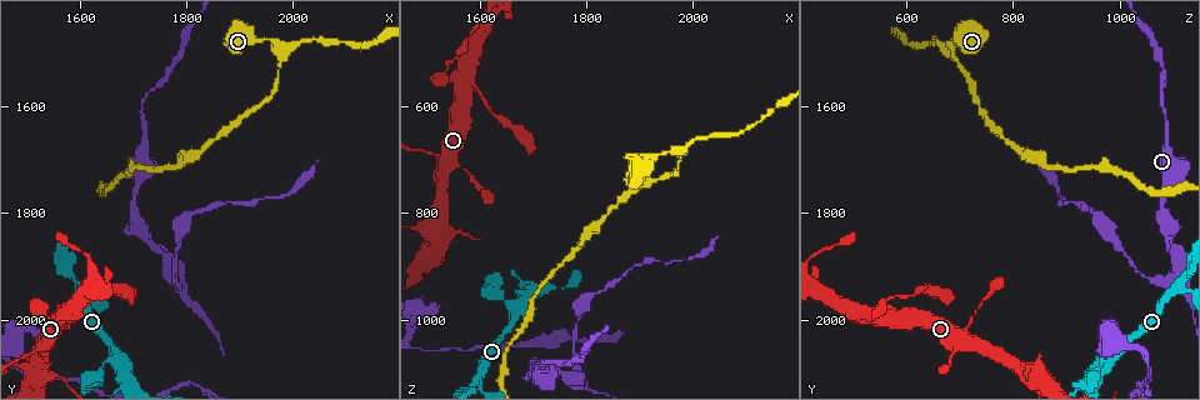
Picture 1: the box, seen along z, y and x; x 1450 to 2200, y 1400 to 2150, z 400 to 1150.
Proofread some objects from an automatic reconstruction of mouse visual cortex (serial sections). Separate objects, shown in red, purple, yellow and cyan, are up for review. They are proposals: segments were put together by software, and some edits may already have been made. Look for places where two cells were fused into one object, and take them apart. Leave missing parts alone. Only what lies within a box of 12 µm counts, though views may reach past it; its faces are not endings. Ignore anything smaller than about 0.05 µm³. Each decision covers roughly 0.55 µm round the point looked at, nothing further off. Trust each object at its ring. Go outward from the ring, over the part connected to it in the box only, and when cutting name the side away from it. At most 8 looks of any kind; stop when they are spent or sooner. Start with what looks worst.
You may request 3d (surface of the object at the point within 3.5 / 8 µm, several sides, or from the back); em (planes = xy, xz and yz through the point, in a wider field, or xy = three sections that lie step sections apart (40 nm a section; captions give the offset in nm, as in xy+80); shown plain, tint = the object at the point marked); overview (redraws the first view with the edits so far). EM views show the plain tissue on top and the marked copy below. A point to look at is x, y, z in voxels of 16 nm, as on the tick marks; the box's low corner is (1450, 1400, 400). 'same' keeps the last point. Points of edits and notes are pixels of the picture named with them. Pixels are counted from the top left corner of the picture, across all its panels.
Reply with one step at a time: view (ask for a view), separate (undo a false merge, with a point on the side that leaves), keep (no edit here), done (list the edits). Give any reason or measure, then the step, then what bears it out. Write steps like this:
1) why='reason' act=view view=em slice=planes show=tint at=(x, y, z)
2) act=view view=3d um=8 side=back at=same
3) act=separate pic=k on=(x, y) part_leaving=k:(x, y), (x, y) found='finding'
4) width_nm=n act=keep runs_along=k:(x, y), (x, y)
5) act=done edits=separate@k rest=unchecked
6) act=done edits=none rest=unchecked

why='abrupt turn' act=view view=3d um=3.5 at=(1975, 1485, 690)

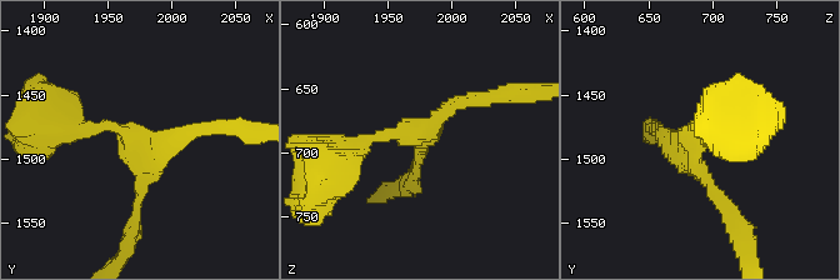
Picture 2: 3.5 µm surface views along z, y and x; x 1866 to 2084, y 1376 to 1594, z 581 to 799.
arms=3 arm_widths_nm=150,200,250 why='need the tissue' act=view view=em slice=xy step=5 show=tint at=(1974, 1490, 686)

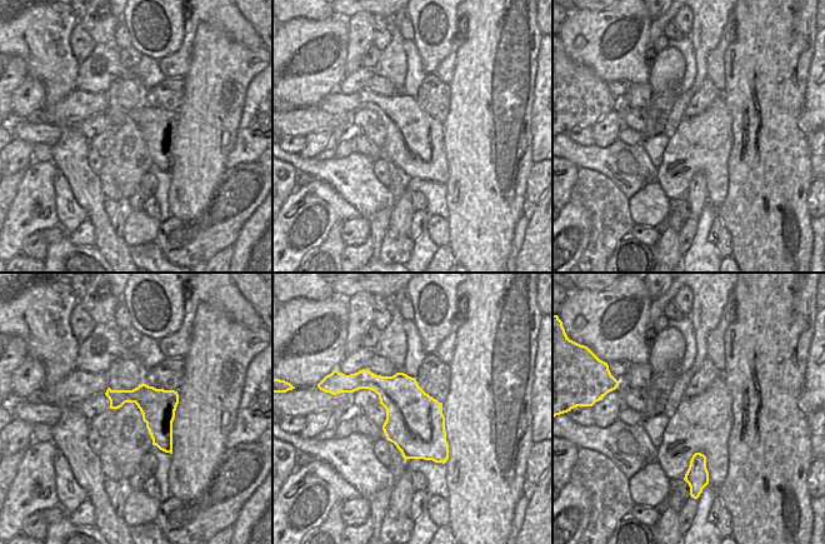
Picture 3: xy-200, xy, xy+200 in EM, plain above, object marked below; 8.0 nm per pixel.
act=keep runs_along=2:(65, 125), (110, 125), (138, 144), (138, 216) found='one cell here'

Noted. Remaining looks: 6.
why='a narrow waist' act=view view=3d um=3.5 at=(1890, 1775, 900)

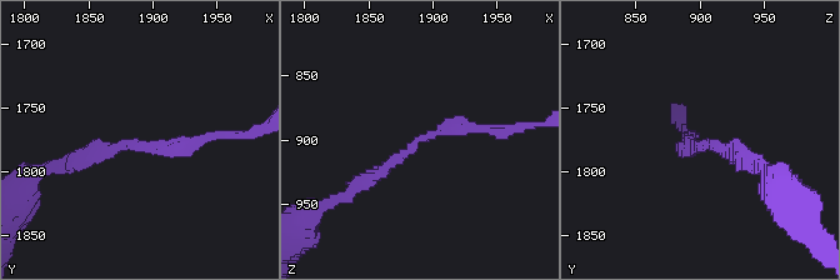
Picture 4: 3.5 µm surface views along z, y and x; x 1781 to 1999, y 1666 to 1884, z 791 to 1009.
arm_widths_nm=150,200 act=view view=em slice=xy step=3 show=tint at=(1886, 1778, 900)

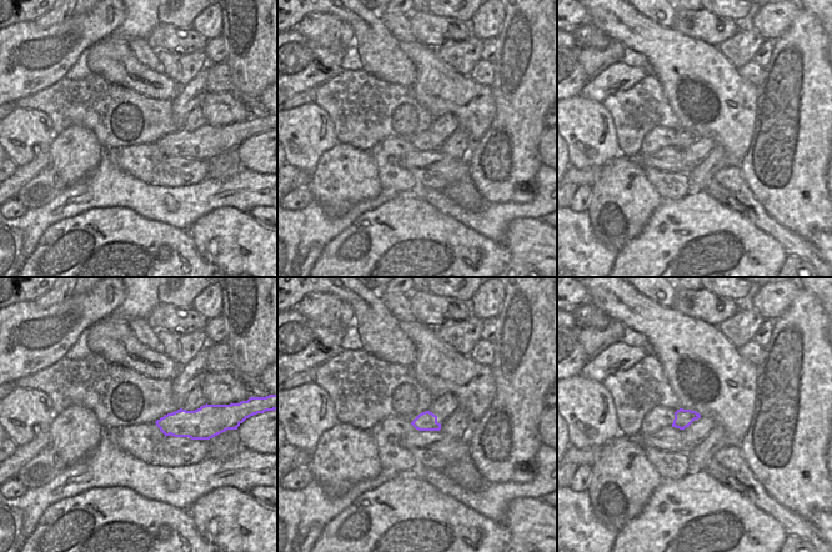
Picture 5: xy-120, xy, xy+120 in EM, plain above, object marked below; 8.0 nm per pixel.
act=keep runs_along=4:(350, 193), (419, 138), (491, 131) found='all the same cell'

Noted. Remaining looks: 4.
why='looks like a crossing' act=view view=3d um=3.5 at=(1550, 2100, 835)

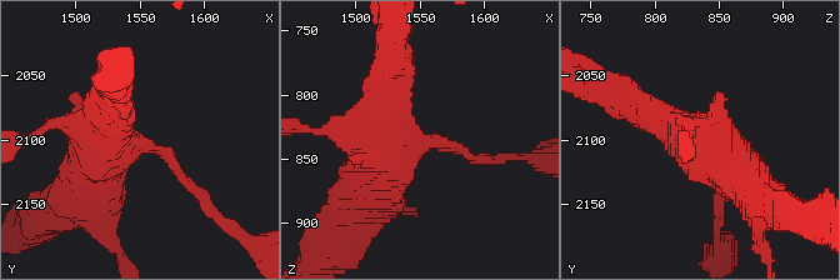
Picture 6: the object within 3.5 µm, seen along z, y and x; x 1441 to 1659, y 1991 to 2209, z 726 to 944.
act=view view=em slice=xy step=1 show=tint at=(1544, 2104, 836)

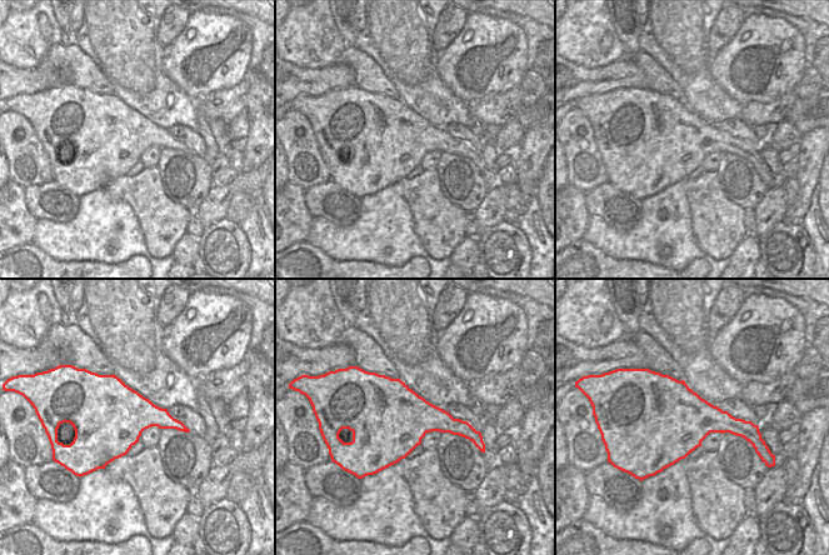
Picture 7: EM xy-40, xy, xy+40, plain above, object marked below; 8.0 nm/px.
act=keep runs_along=6:(630, 101), (718, 148), (759, 198) found='one cell here'

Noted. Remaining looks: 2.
act=done edits=none rest=unchecked

